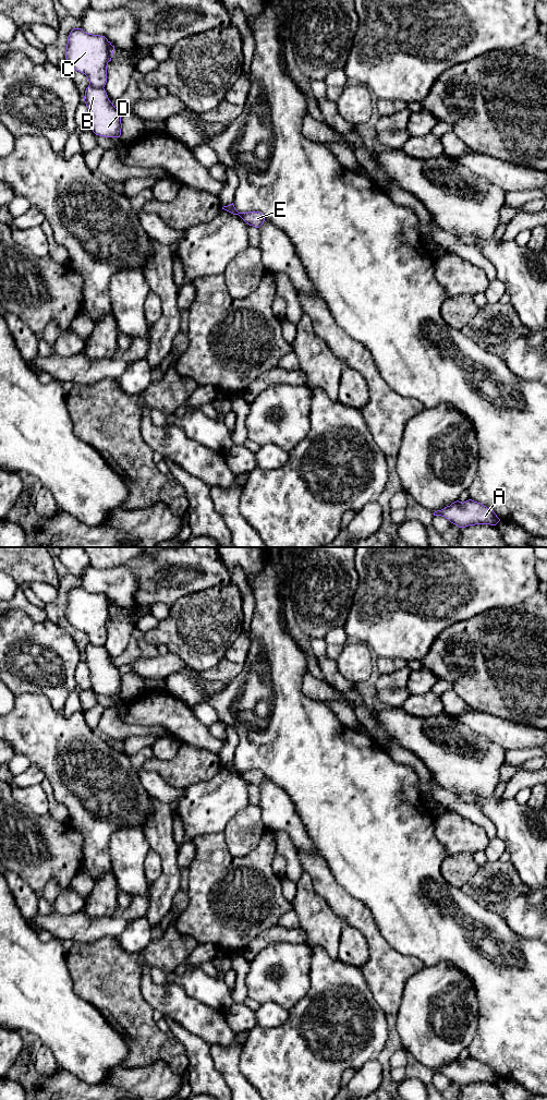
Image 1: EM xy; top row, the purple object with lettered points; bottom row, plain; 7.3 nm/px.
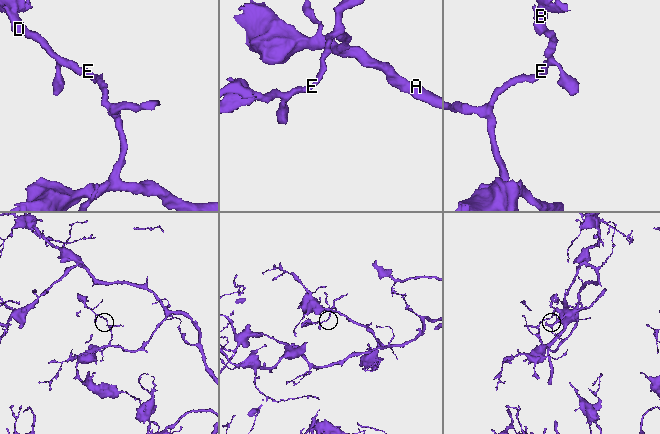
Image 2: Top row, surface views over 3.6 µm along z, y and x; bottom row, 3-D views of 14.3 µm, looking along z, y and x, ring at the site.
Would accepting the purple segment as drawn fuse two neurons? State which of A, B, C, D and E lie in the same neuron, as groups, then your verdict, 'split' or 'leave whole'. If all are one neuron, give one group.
groups A B D E / C; split

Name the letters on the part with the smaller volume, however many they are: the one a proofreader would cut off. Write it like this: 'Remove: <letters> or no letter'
Remove: C

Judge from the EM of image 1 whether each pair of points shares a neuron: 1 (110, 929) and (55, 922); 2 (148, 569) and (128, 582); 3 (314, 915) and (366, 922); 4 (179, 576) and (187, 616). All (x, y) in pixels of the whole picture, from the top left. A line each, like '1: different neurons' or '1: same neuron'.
1: same neuron
2: different neurons
3: different neurons
4: different neurons

